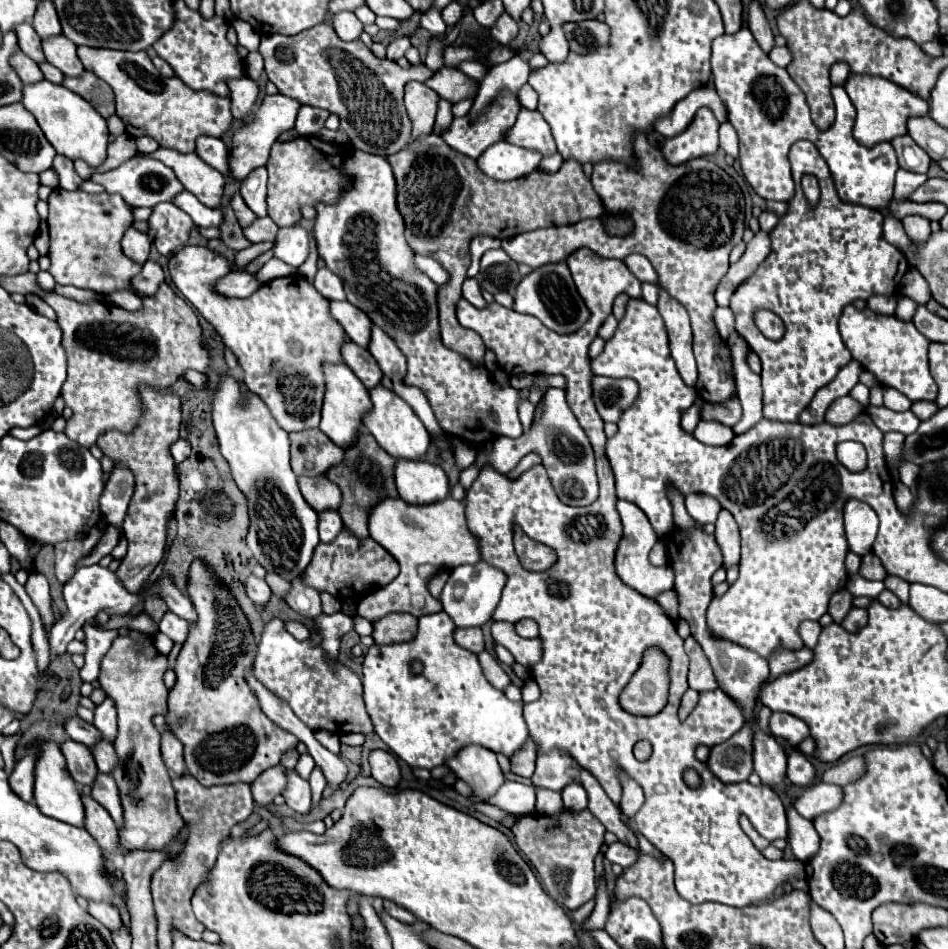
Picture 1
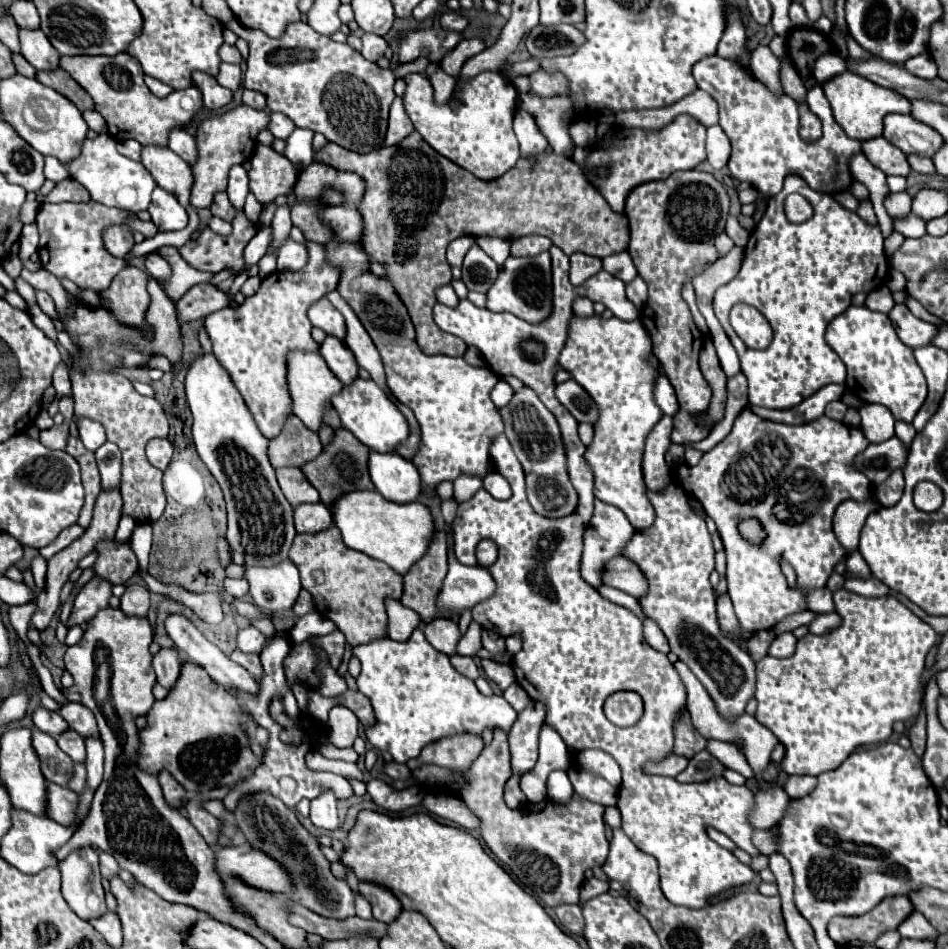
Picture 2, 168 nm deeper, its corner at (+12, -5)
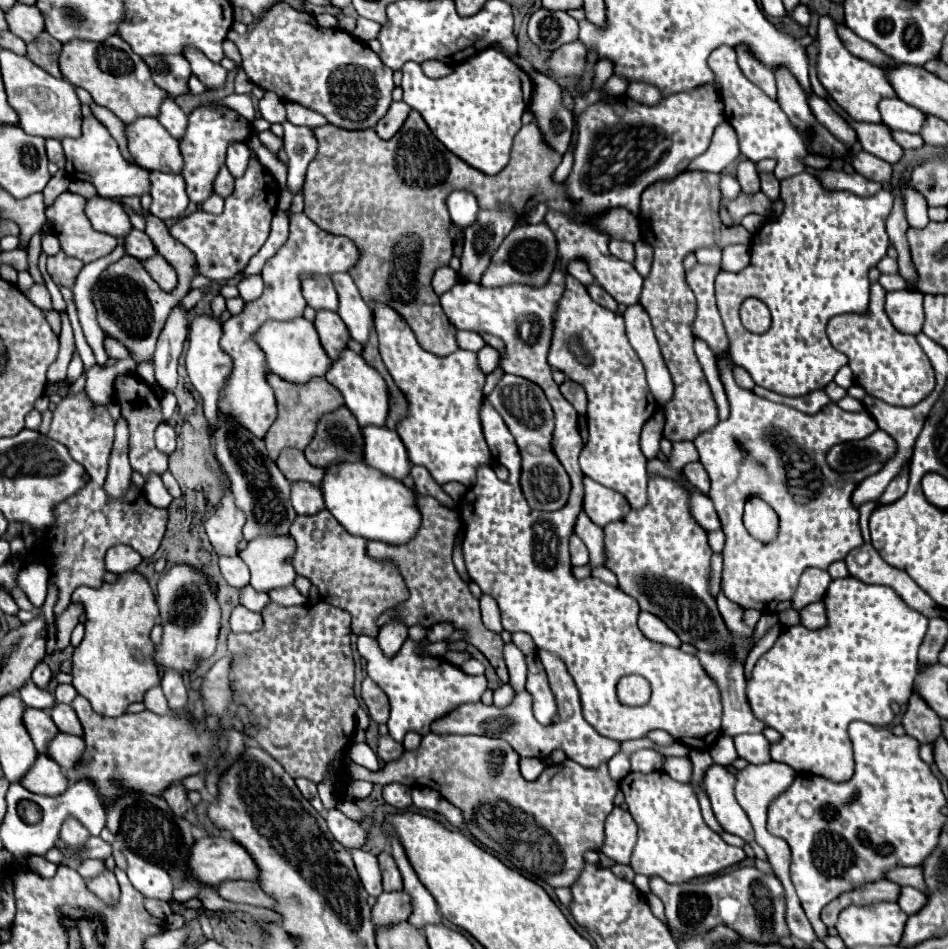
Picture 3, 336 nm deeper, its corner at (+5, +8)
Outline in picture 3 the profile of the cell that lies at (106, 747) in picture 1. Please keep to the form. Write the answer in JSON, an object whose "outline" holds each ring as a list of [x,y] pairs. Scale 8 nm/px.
{"outline":[[[54,704],[54,708],[50,710],[54,724],[58,726],[60,732],[70,734],[70,736],[80,736],[82,738],[82,728],[80,728],[80,720],[76,716],[76,712],[72,710],[72,706],[68,704]]]}

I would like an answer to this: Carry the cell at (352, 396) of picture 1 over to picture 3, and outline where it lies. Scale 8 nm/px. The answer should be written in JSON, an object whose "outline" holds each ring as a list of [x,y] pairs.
{"outline":[[[296,318],[290,322],[266,322],[258,334],[254,336],[260,348],[266,352],[268,368],[278,374],[282,380],[292,384],[306,384],[312,378],[320,378],[332,366],[332,358],[324,352],[320,338],[316,336],[316,328],[306,318]]]}

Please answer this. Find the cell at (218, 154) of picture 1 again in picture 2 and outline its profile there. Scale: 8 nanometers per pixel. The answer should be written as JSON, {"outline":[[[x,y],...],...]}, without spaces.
{"outline":[[[171,129],[169,131],[169,143],[167,143],[167,147],[171,151],[175,151],[187,163],[197,161],[197,145],[195,145],[193,137],[185,129]]]}

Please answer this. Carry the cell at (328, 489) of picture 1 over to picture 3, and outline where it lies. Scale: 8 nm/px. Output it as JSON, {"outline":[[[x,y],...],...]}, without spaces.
{"outline":[[[286,448],[278,456],[276,464],[288,482],[310,482],[314,486],[320,486],[324,480],[324,470],[308,464],[308,460],[304,458],[304,452],[296,448]]]}

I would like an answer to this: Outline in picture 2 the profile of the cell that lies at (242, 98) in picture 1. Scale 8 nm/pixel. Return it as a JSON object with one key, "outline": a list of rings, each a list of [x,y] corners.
{"outline":[[[193,71],[191,77],[193,77],[193,85],[201,91],[201,95],[203,95],[203,105],[205,105],[207,109],[225,107],[225,105],[231,101],[233,93],[231,93],[229,89],[221,87],[221,85],[215,81],[215,77],[209,77],[207,73],[201,73],[201,71]]]}

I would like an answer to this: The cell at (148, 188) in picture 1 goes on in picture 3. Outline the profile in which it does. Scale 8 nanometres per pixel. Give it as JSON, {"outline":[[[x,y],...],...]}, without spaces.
{"outline":[[[94,116],[84,118],[82,122],[82,136],[80,138],[64,138],[62,140],[64,154],[66,154],[66,172],[72,180],[86,180],[92,182],[100,196],[104,198],[118,198],[118,196],[144,196],[150,194],[150,170],[128,162],[116,140],[110,136],[108,128],[100,124]]]}

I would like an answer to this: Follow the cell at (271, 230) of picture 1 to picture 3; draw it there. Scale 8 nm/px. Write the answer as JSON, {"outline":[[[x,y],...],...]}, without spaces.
{"outline":[[[212,194],[206,202],[202,202],[202,210],[210,214],[220,214],[224,210],[224,198],[220,198],[218,194]]]}

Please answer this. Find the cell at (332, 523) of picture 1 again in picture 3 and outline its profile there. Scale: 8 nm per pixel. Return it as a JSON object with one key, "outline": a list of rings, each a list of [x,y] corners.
{"outline":[[[294,482],[292,484],[292,506],[298,514],[304,514],[304,516],[308,516],[308,514],[312,516],[312,514],[326,508],[322,490],[314,484],[308,484],[308,482]]]}

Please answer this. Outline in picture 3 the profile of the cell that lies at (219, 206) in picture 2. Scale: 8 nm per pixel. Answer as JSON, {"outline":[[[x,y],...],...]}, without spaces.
{"outline":[[[224,166],[224,168],[218,172],[216,180],[214,180],[214,192],[216,192],[218,196],[226,198],[226,196],[232,194],[232,188],[234,188],[234,176],[232,176],[232,174],[228,172],[228,168]]]}

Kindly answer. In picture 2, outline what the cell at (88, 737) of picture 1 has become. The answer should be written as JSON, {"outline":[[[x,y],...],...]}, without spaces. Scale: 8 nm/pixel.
{"outline":[[[37,707],[37,709],[33,711],[31,719],[33,719],[33,725],[39,727],[39,731],[49,733],[49,735],[53,735],[53,737],[57,737],[59,733],[63,733],[65,729],[69,729],[69,725],[65,725],[65,719],[63,719],[59,713],[47,711],[45,707]]]}

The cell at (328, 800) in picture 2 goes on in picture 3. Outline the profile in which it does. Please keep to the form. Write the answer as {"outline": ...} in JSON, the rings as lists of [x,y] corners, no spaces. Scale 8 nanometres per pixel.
{"outline":[[[330,808],[326,810],[326,822],[328,822],[328,828],[330,832],[334,834],[334,838],[344,844],[346,848],[360,848],[366,840],[366,830],[350,820],[344,812],[340,812],[338,808]]]}

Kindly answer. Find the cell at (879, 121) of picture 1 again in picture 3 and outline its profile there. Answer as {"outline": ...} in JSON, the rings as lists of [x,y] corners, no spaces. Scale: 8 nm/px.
{"outline":[[[824,14],[818,20],[818,78],[826,92],[844,108],[844,112],[856,122],[880,122],[878,102],[896,96],[892,84],[882,68],[876,68],[856,56],[852,56],[836,34],[836,22],[832,16]]]}

